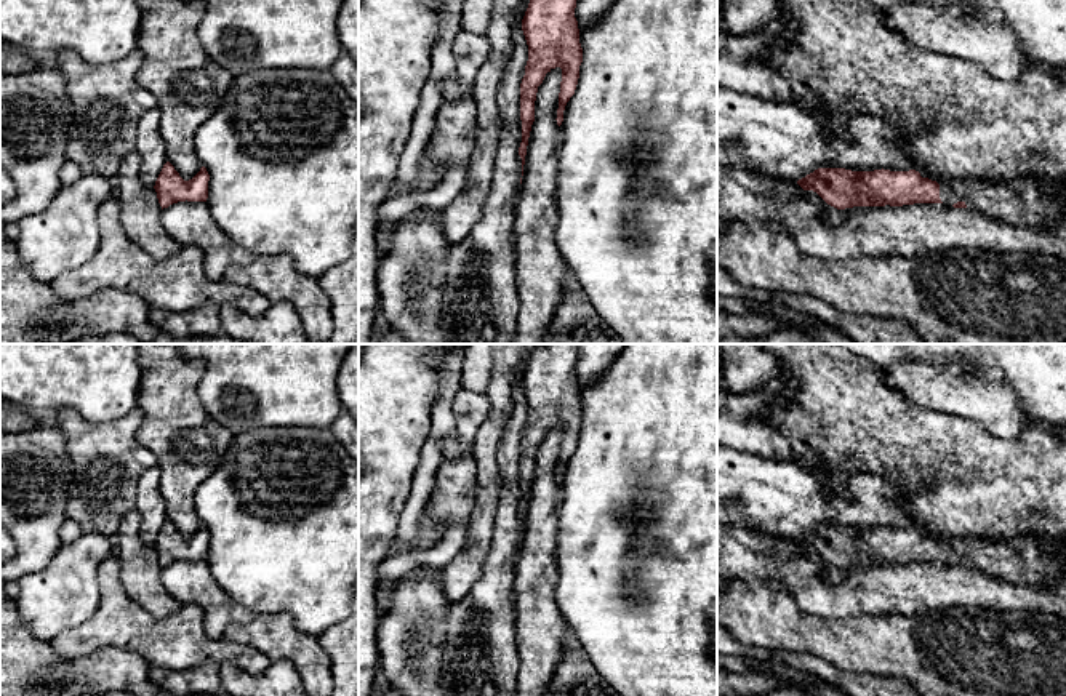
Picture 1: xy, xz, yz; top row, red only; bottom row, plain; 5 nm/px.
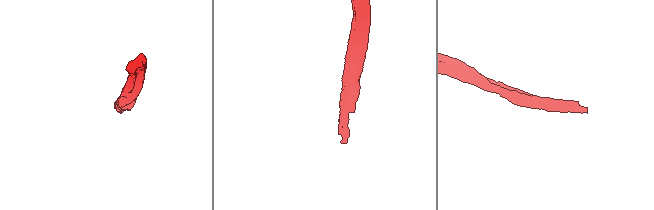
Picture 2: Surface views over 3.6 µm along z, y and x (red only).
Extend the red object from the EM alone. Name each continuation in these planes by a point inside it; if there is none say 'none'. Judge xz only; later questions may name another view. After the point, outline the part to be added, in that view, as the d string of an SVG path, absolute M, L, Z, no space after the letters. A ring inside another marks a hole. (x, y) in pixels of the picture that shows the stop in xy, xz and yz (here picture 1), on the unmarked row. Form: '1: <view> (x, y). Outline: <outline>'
none

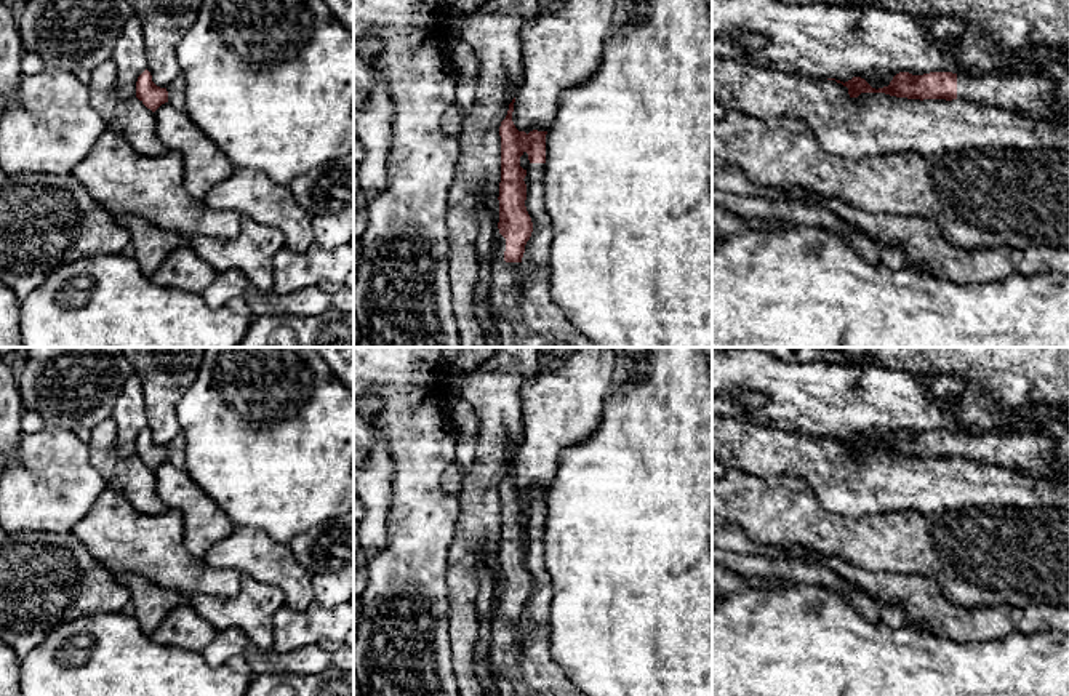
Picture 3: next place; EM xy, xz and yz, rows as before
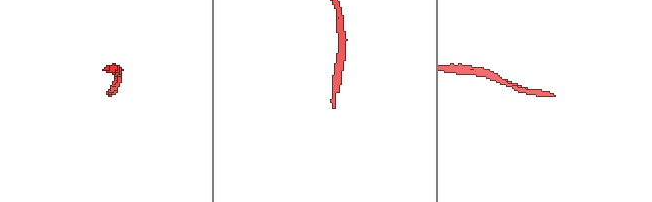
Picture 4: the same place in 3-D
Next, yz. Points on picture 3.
1: yz (1028, 453). Outline: M957 432L957 458L995 464L999 467L1040 477L1047 462L1059 461L1053 440L1040 434L983 434Z

